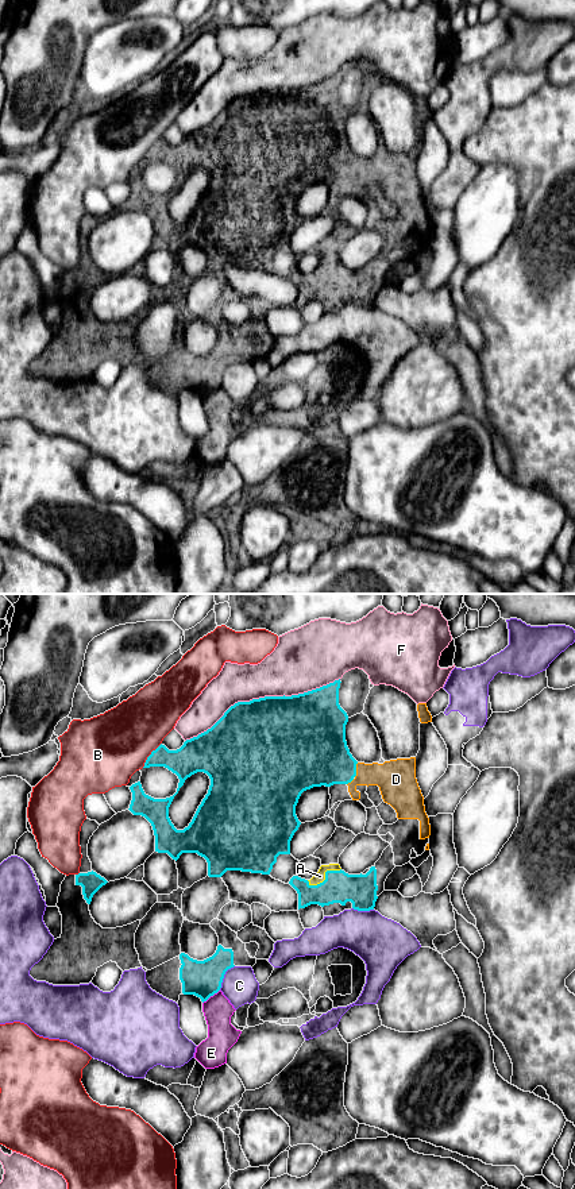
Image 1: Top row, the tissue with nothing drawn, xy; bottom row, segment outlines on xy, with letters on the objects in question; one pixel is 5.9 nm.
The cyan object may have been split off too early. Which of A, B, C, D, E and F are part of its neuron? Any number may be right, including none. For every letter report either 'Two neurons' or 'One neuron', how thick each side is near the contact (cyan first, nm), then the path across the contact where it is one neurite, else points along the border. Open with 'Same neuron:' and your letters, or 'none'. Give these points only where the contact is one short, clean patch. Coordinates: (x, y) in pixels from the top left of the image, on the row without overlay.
Same neuron: A, D
A: One neuron. Thickness 190 nm (cyan) against 60 nm
B: Two neurons. Thickness 190 nm (cyan) against 420 nm
C: Two neurons. Thickness 220 nm (cyan) against 220 nm
D: One neuron. Thickness 380 nm (cyan) against 220 nm. Path across: xy (316, 150), (340, 163), (355, 165), (396, 174)
E: Two neurons. Thickness 220 nm (cyan) against 180 nm. Boundary: xy (219, 385), (203, 398)
F: Two neurons. Thickness 500 nm (cyan) against 320 nm

